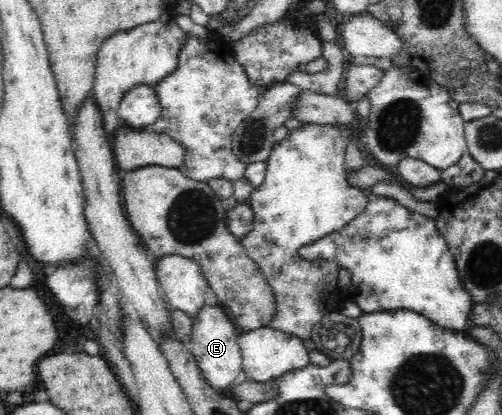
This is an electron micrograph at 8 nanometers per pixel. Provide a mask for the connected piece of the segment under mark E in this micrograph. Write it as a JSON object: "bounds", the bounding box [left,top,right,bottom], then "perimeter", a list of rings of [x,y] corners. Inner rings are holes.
{"bounds":[186,304,242,391],"perimeter":[[[219,304],[203,307],[194,319],[192,337],[186,347],[198,363],[207,384],[217,391],[231,389],[233,381],[241,373],[242,353],[238,344],[238,336],[239,331],[223,312],[223,306]]]}

